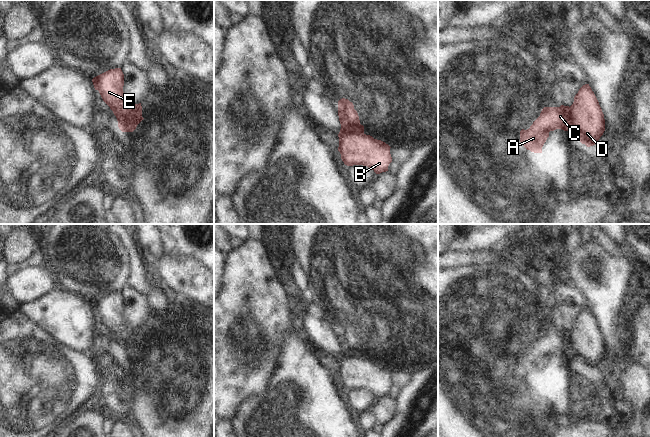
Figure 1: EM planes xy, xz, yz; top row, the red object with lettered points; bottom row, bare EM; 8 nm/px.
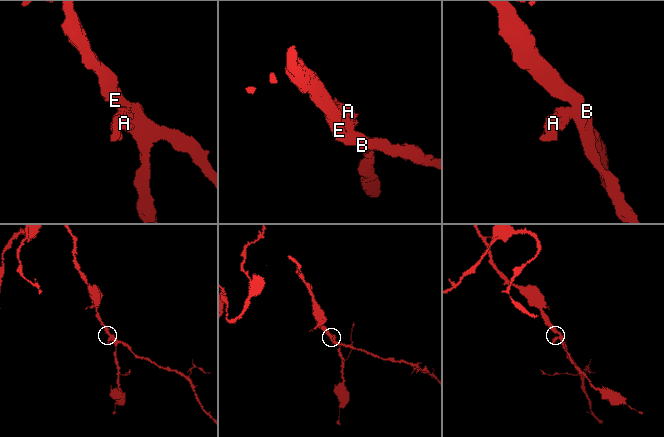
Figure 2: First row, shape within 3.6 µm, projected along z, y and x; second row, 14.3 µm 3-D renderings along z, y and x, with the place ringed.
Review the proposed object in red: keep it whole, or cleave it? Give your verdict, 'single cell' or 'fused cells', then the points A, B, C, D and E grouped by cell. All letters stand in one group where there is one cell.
fused cells; A C / B D E

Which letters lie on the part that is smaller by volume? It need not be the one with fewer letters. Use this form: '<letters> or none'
A, C

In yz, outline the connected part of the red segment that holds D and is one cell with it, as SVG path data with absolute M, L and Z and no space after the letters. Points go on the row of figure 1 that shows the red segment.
M589 84L583 85L570 106L572 132L587 147L595 145L605 131L605 119Z

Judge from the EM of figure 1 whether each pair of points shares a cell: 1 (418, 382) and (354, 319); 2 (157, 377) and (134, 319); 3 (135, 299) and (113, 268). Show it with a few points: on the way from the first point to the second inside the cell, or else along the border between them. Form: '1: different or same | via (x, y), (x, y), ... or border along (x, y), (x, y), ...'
1: different | border along (427, 365), (414, 370), (410, 374)
2: different | border along (153, 312), (140, 326)
3: different | border along (127, 285), (120, 291)

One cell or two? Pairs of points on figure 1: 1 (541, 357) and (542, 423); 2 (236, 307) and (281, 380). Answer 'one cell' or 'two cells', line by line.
1: one cell
2: two cells

